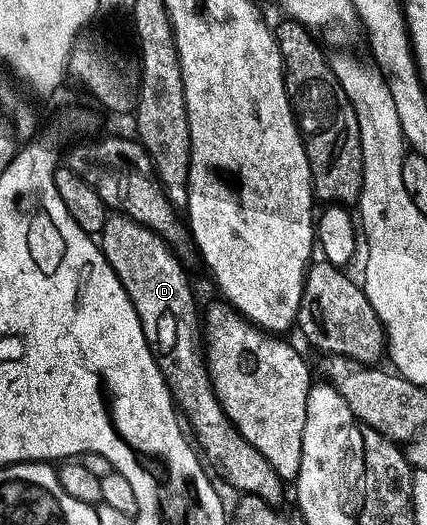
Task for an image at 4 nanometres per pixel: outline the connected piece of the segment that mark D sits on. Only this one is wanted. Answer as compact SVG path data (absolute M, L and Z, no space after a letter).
M111 213L102 229L100 245L102 255L116 272L120 284L124 284L124 292L128 292L140 316L148 348L154 353L156 364L185 421L194 428L193 437L196 442L198 437L197 445L204 454L206 451L207 461L210 460L236 489L242 490L238 492L256 496L270 506L281 507L286 498L287 483L230 423L230 417L218 402L210 383L200 343L200 312L194 304L190 278L181 260L170 251L173 250L171 243L144 228L144 224L136 224L136 220L125 218L123 214Z

